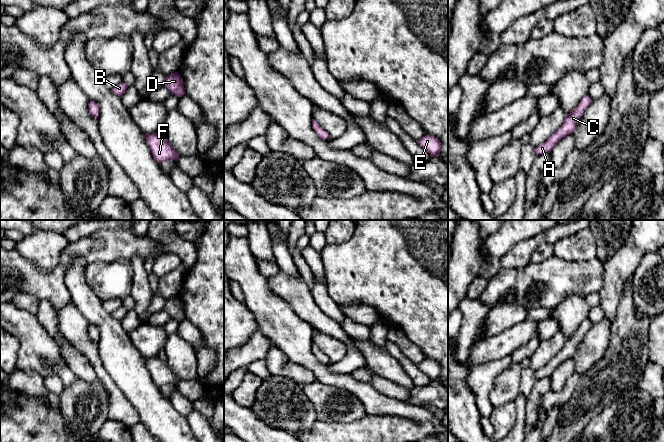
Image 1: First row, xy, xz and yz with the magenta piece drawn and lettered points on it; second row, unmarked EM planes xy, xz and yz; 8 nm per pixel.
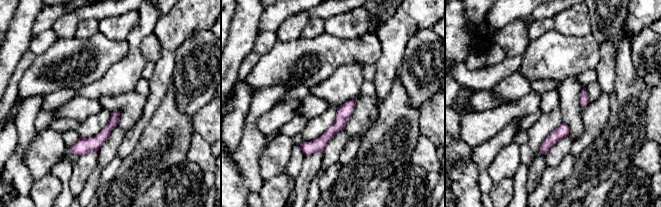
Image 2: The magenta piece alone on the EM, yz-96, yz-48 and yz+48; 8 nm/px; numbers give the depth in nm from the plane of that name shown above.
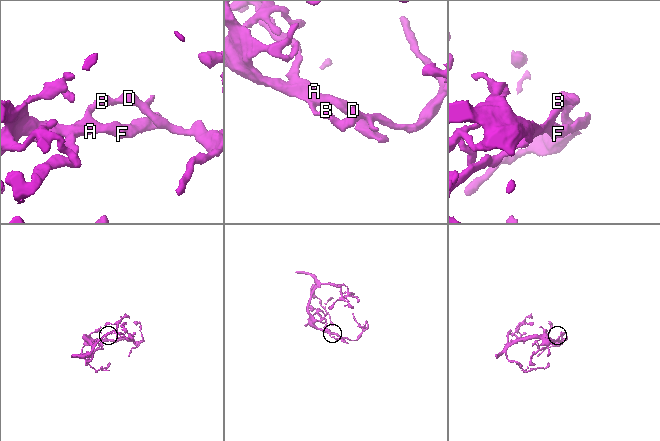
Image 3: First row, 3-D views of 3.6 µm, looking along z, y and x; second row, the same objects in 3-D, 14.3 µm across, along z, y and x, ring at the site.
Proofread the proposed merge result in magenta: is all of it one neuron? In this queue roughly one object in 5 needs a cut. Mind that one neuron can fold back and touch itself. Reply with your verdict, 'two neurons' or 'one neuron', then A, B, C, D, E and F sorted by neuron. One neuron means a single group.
one neuron; groups A B C D E F

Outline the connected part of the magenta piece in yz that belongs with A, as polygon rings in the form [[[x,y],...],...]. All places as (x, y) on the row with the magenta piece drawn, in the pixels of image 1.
[[[588,94],[585,95],[570,114],[565,114],[563,124],[545,142],[534,148],[535,153],[549,154],[562,138],[573,134],[583,111],[587,109],[591,101],[591,97]]]

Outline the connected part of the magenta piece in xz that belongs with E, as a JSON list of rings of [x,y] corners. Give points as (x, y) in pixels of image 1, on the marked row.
[[[426,134],[417,142],[431,157],[436,158],[440,154],[441,142],[437,137]]]

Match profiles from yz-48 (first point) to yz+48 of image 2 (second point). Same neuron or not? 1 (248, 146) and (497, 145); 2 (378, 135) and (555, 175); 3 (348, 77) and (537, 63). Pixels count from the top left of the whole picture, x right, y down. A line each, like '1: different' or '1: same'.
1: same
2: different
3: different

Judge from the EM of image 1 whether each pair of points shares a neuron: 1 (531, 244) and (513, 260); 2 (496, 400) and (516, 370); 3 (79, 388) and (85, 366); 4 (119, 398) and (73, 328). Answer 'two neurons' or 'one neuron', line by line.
1: one neuron
2: one neuron
3: two neurons
4: one neuron

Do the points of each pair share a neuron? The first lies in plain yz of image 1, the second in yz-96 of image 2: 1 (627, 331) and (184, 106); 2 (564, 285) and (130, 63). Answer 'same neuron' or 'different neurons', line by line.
1: different neurons
2: different neurons

